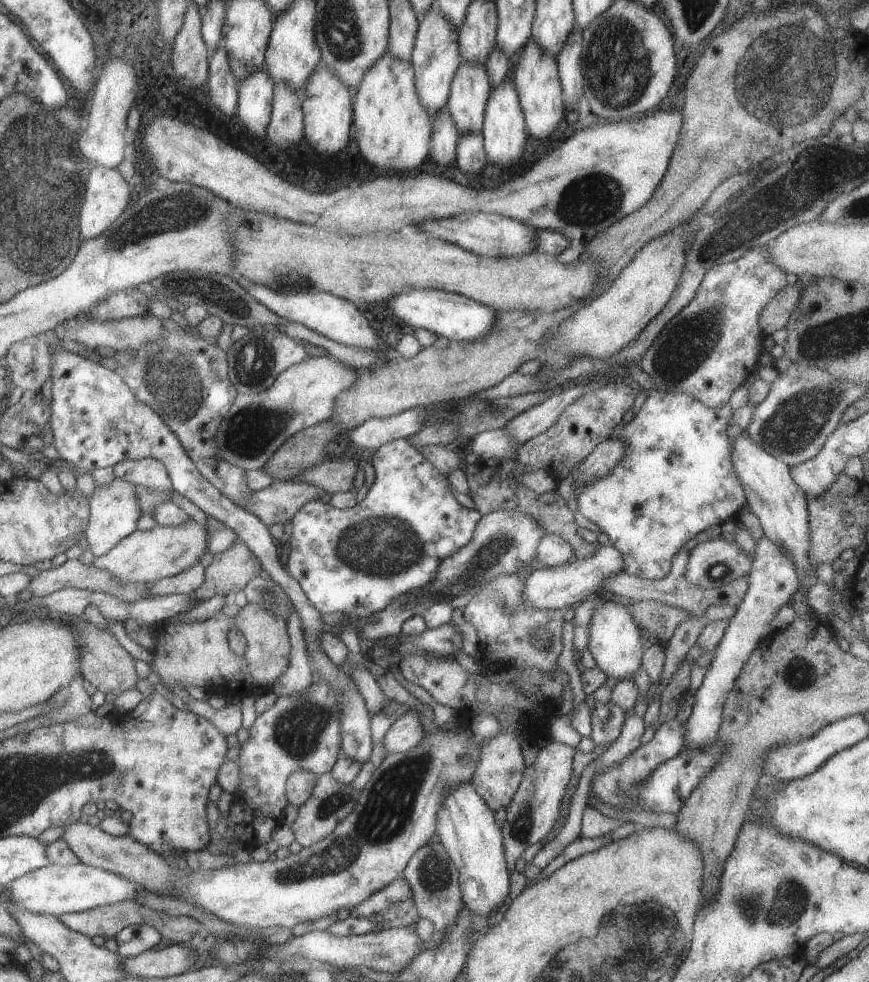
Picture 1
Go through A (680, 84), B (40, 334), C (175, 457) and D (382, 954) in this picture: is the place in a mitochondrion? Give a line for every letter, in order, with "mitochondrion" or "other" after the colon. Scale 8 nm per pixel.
A: other
B: other
C: other
D: mitochondrion

